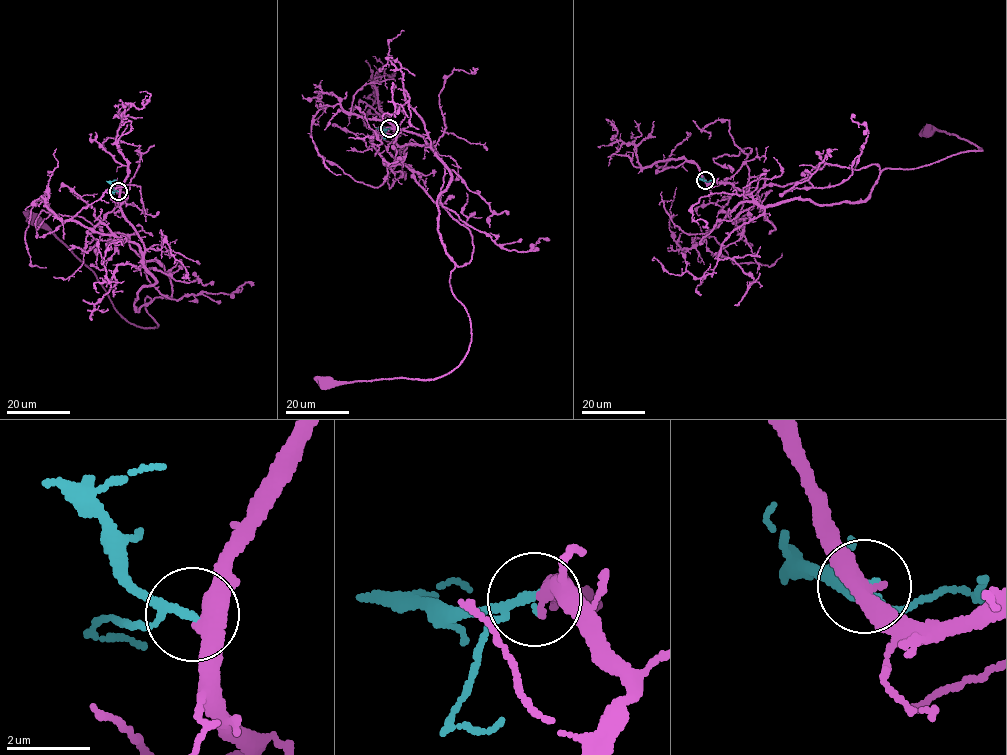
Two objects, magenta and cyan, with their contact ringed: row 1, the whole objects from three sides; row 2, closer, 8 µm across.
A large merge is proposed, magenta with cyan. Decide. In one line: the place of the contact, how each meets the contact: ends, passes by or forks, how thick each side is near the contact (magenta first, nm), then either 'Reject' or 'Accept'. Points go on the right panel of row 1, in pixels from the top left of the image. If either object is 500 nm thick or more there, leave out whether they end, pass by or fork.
Place: (705, 180). At the ring magenta passes by. At the ring cyan passes by. Thickness 440 nm (magenta) against 160 nm. Accept

